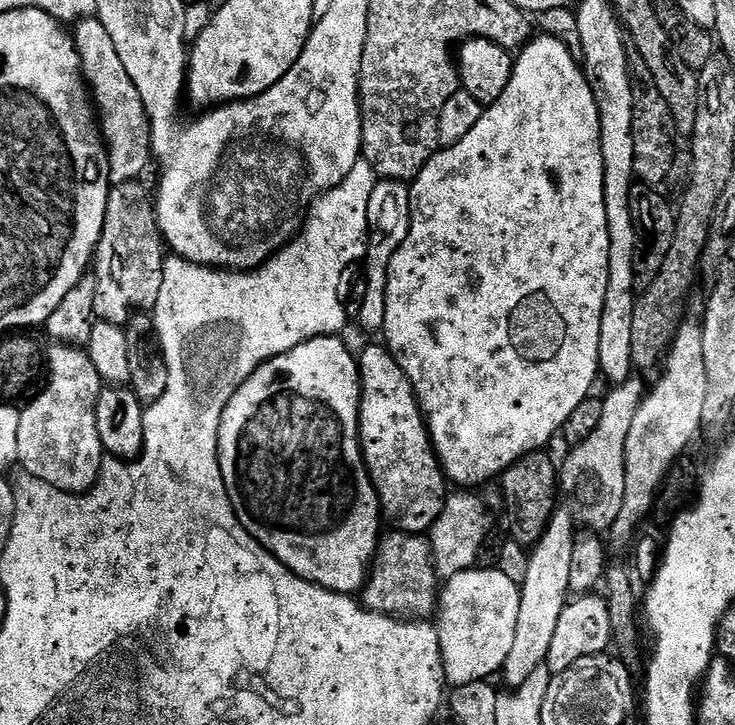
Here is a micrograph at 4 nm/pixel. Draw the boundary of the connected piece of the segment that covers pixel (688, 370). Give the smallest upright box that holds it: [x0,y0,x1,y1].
[610,322,706,544]

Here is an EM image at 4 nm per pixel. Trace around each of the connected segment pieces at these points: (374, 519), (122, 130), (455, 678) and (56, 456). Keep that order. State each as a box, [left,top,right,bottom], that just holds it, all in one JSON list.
[[218,335,382,594],[74,18,153,185],[435,567,521,685],[18,346,106,494]]

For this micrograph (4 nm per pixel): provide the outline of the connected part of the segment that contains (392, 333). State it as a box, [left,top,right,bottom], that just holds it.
[382,34,610,490]

